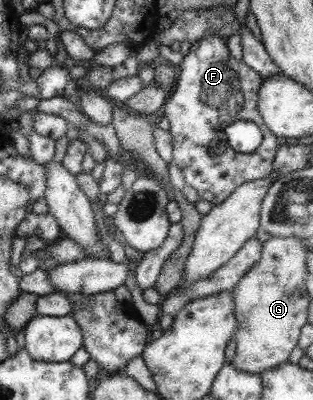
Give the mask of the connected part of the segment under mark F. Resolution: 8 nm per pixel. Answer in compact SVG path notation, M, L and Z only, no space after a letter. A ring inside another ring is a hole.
M206 33L200 41L191 44L189 51L178 64L178 78L175 78L174 91L166 97L162 105L162 117L168 120L167 131L172 135L174 166L184 175L184 183L193 188L199 200L217 205L226 200L238 186L254 180L268 178L270 166L275 160L274 152L278 148L276 135L268 130L259 113L258 100L260 75L242 61L230 57L226 44L216 33ZM236 120L250 121L261 130L262 140L254 153L243 155L228 146L224 128Z

